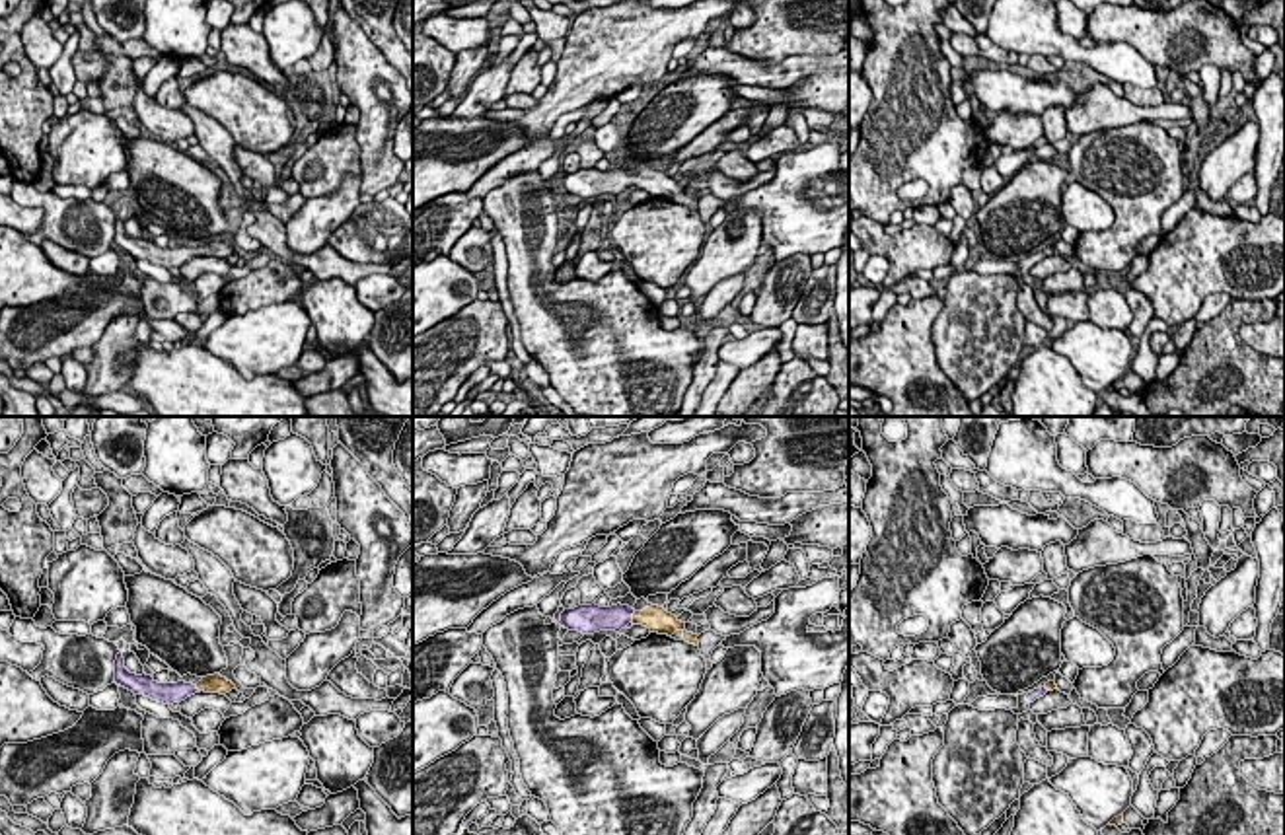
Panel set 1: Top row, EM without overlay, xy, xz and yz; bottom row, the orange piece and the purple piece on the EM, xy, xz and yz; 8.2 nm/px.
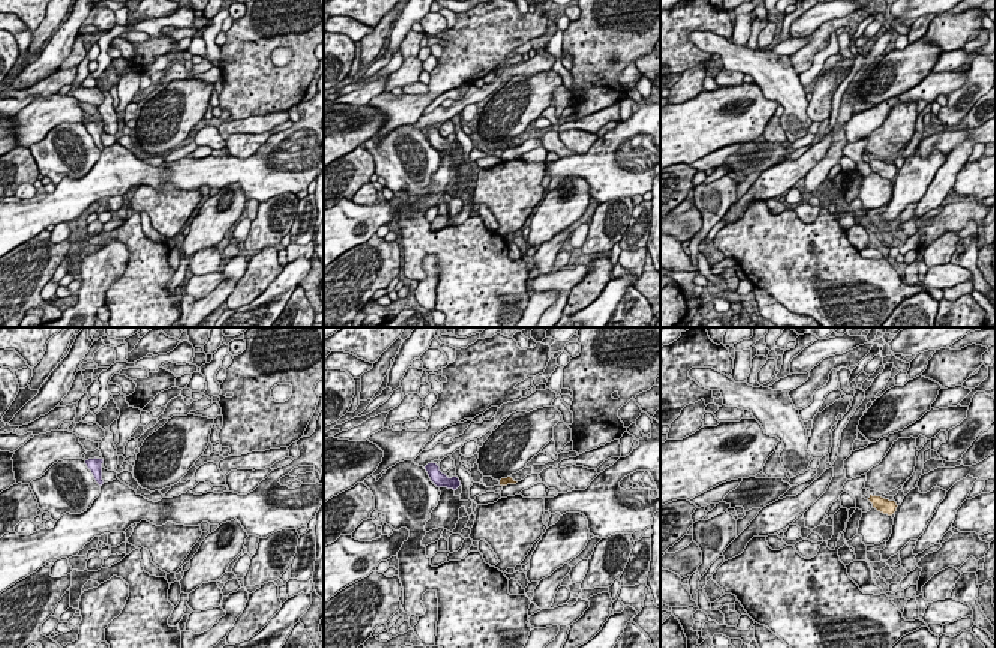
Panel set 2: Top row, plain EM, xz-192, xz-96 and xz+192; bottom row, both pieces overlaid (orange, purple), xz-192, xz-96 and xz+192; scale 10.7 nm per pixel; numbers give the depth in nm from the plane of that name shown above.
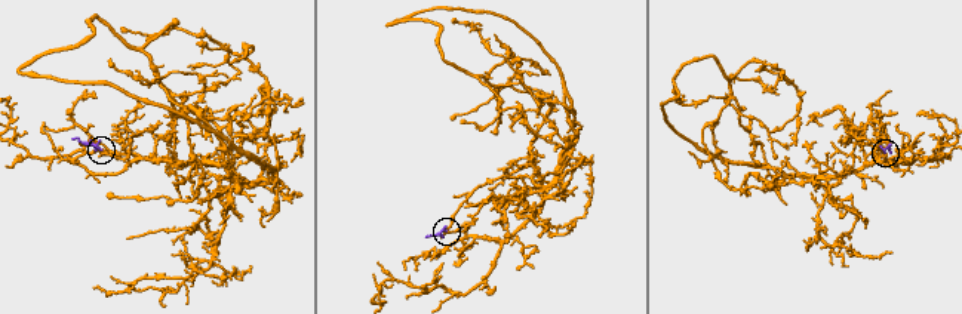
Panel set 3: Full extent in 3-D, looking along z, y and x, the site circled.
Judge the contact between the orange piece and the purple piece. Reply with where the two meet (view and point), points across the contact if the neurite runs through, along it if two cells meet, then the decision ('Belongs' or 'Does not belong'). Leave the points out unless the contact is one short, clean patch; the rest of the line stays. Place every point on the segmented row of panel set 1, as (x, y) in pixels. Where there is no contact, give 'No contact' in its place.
Touches orange at xz (633, 617). Path across: xz (657, 619), (633, 617), (616, 617). Belongs

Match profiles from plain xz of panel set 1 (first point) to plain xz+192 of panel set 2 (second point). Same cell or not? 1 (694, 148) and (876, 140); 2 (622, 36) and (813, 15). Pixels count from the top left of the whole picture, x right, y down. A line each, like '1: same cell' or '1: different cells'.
1: different cells
2: different cells

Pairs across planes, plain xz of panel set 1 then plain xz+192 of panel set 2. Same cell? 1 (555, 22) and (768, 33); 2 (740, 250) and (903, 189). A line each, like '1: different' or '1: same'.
1: same
2: same

